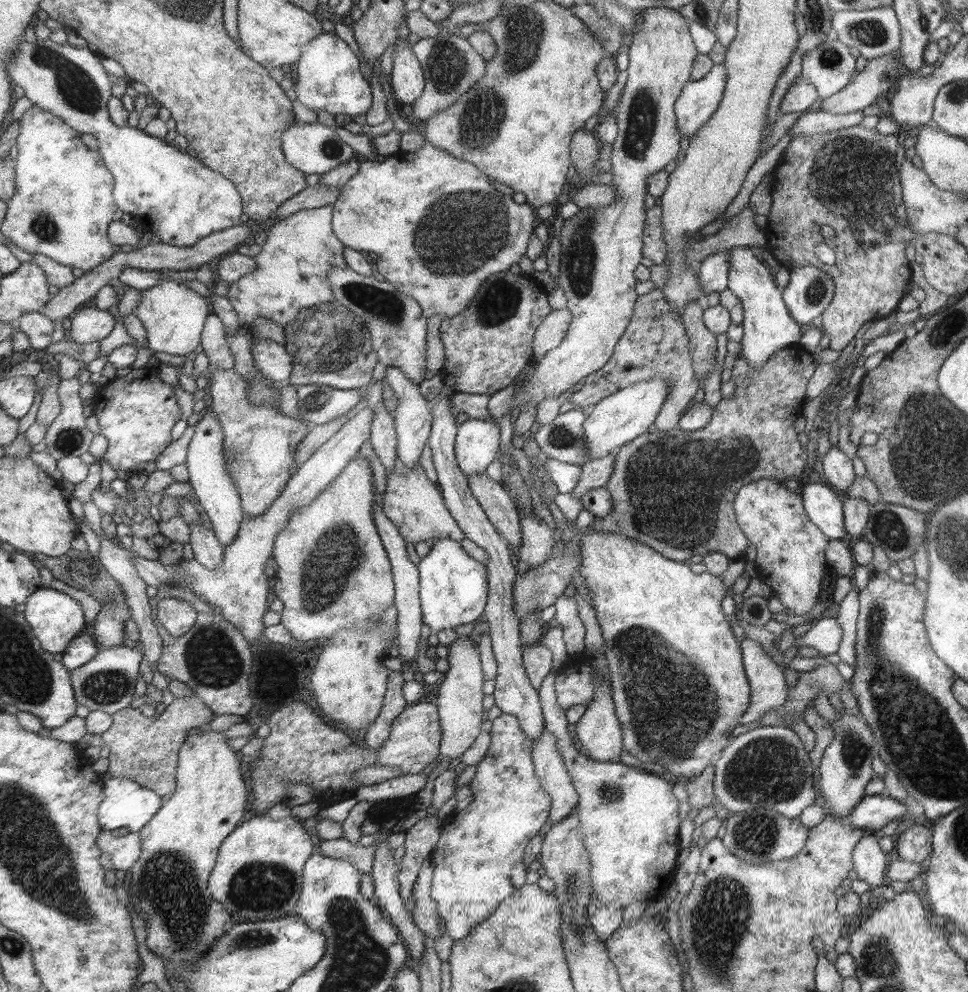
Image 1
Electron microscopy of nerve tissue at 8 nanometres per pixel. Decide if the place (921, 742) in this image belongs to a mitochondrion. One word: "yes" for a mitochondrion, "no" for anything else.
yes

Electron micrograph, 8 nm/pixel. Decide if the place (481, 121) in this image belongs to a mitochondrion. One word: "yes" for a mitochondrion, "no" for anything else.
yes

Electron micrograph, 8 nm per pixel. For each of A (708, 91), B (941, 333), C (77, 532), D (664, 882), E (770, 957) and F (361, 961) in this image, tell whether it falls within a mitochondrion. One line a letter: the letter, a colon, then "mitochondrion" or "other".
A: other
B: mitochondrion
C: other
D: other
E: other
F: mitochondrion

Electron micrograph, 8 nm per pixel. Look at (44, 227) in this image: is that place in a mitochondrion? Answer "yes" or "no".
yes

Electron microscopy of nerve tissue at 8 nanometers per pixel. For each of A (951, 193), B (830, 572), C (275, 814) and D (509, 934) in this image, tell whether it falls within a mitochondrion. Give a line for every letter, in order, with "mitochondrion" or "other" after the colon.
A: other
B: other
C: other
D: other

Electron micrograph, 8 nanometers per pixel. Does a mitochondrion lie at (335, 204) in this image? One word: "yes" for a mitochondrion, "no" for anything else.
no

